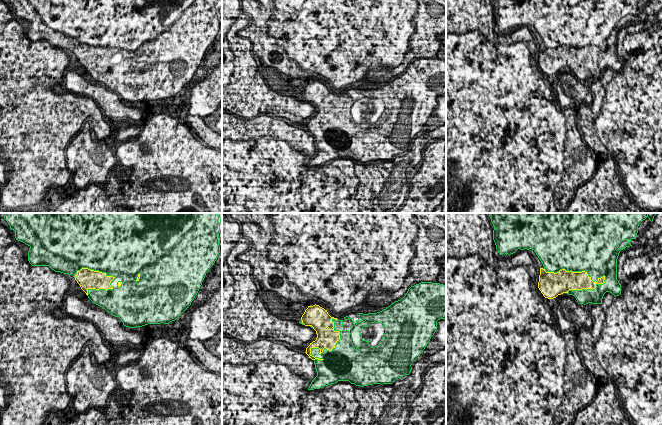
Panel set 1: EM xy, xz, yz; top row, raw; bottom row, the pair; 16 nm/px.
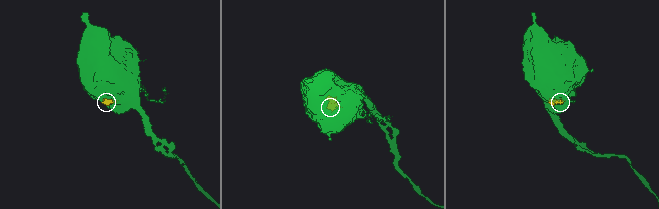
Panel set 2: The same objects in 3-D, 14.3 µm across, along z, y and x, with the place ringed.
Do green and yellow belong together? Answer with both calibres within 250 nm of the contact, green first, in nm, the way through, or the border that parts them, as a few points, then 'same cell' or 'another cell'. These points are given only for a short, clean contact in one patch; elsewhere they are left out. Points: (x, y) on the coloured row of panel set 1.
500 nm thick on the green side, 340 nm on the other; same cell

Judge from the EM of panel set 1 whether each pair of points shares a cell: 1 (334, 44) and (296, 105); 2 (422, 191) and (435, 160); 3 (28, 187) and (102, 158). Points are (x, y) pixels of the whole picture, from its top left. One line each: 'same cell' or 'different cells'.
1: different cells
2: same cell
3: different cells

